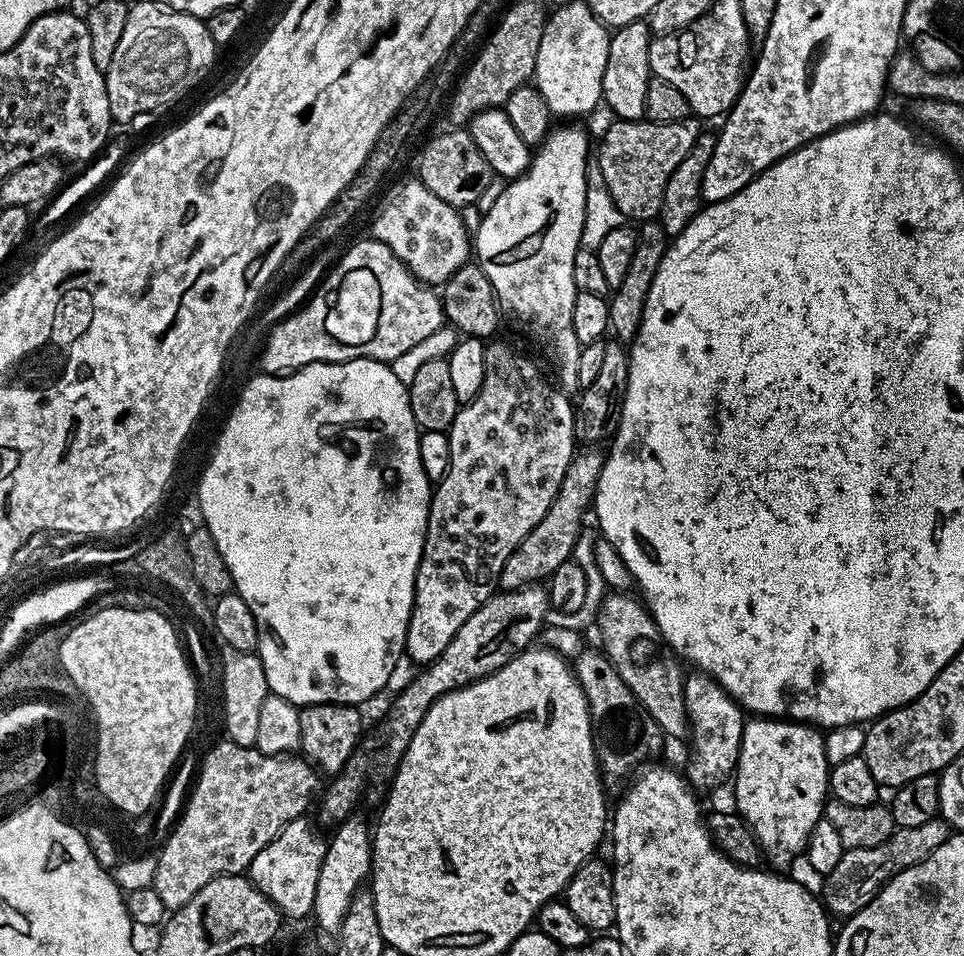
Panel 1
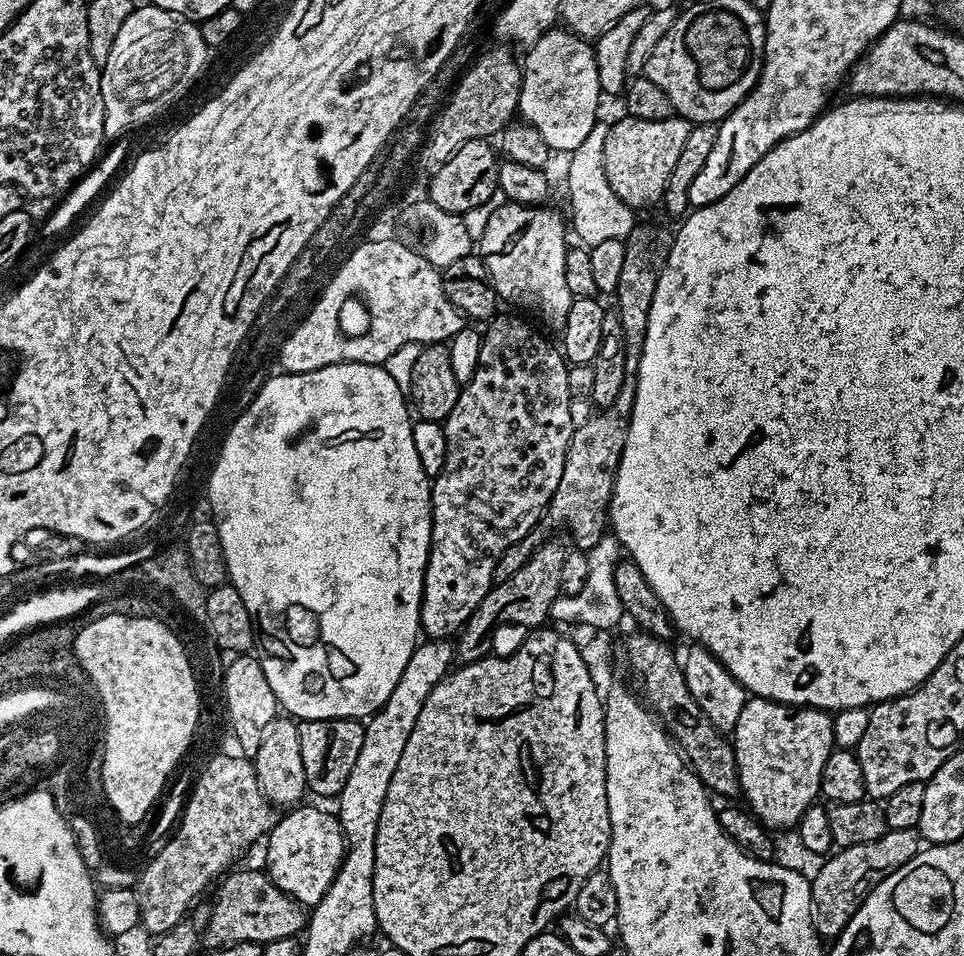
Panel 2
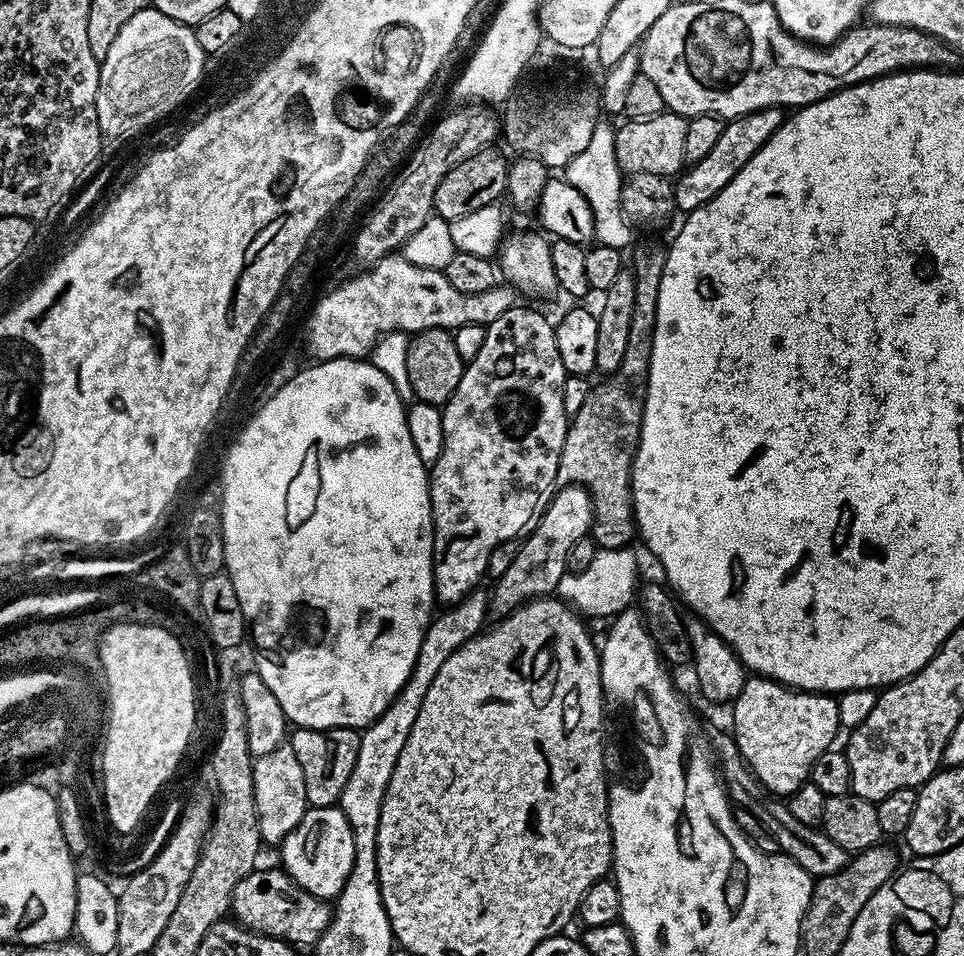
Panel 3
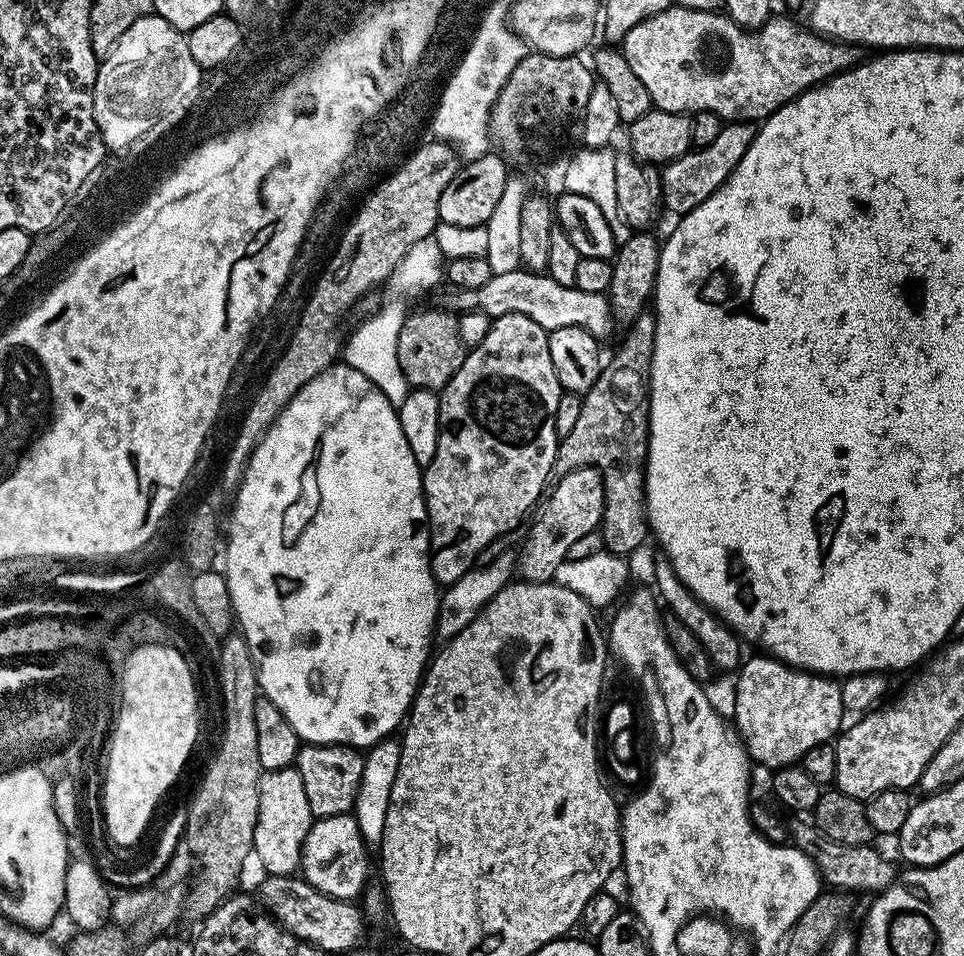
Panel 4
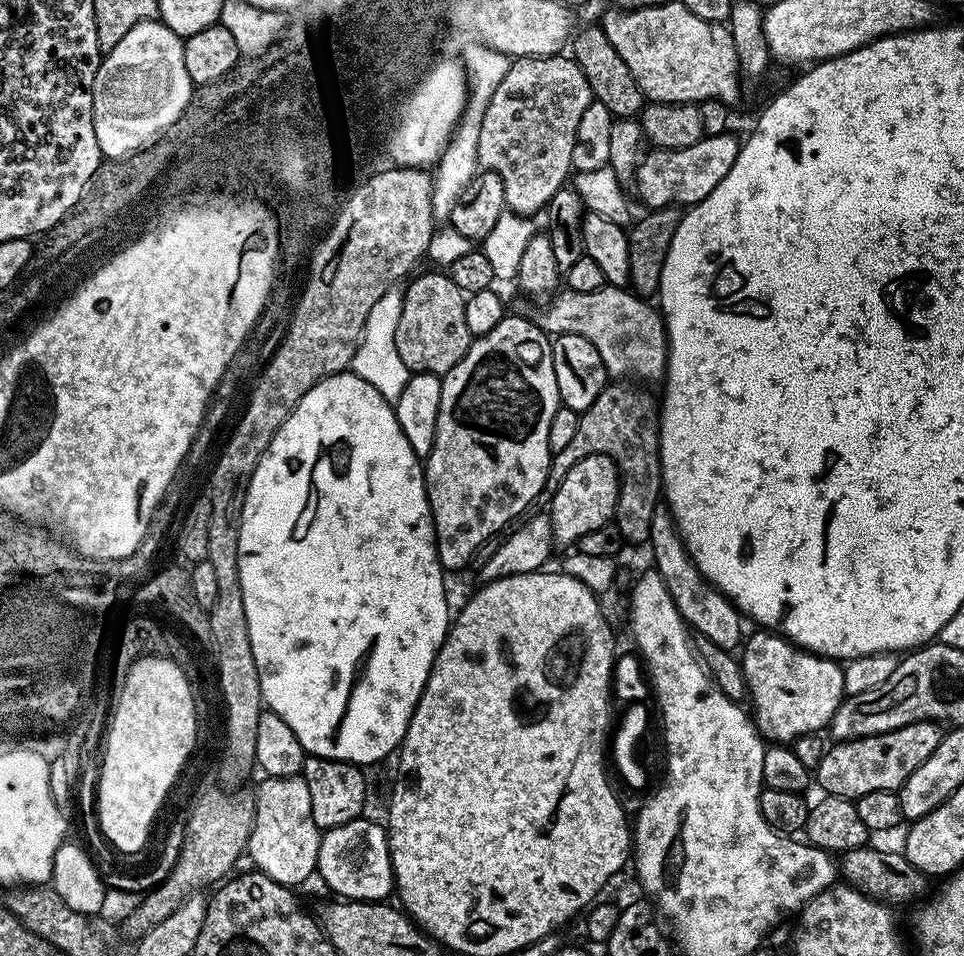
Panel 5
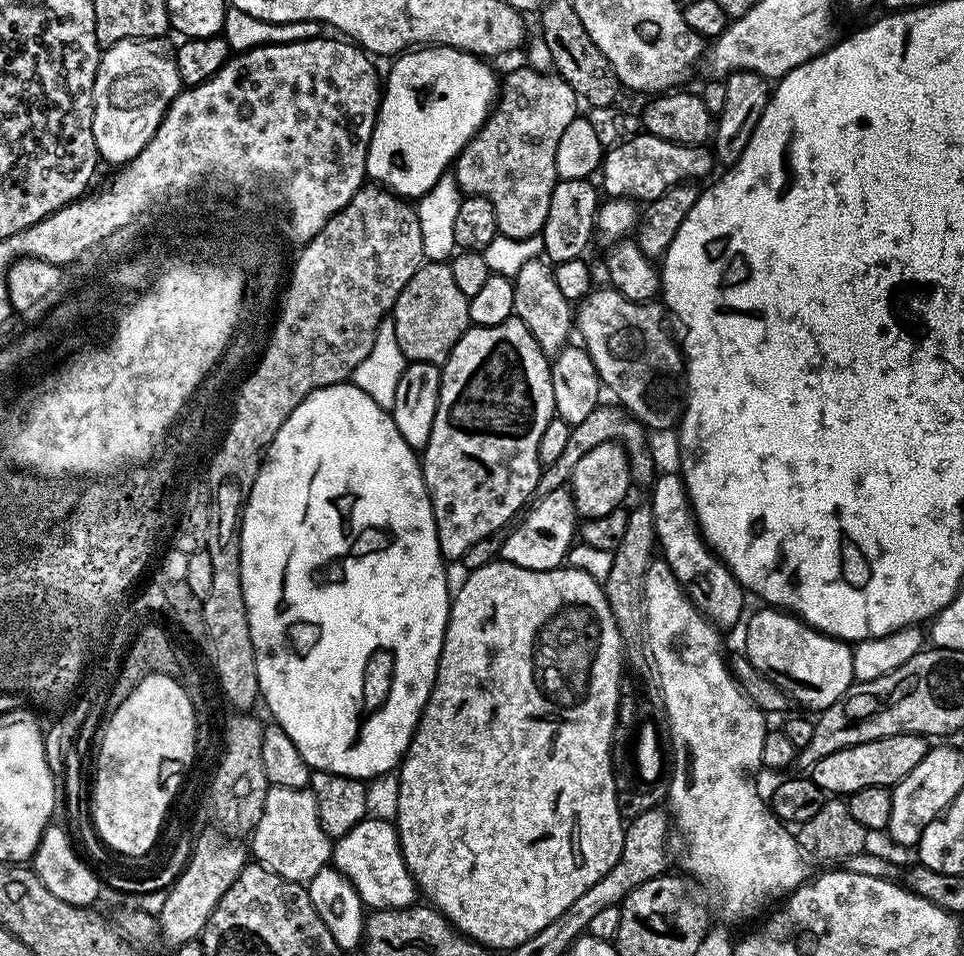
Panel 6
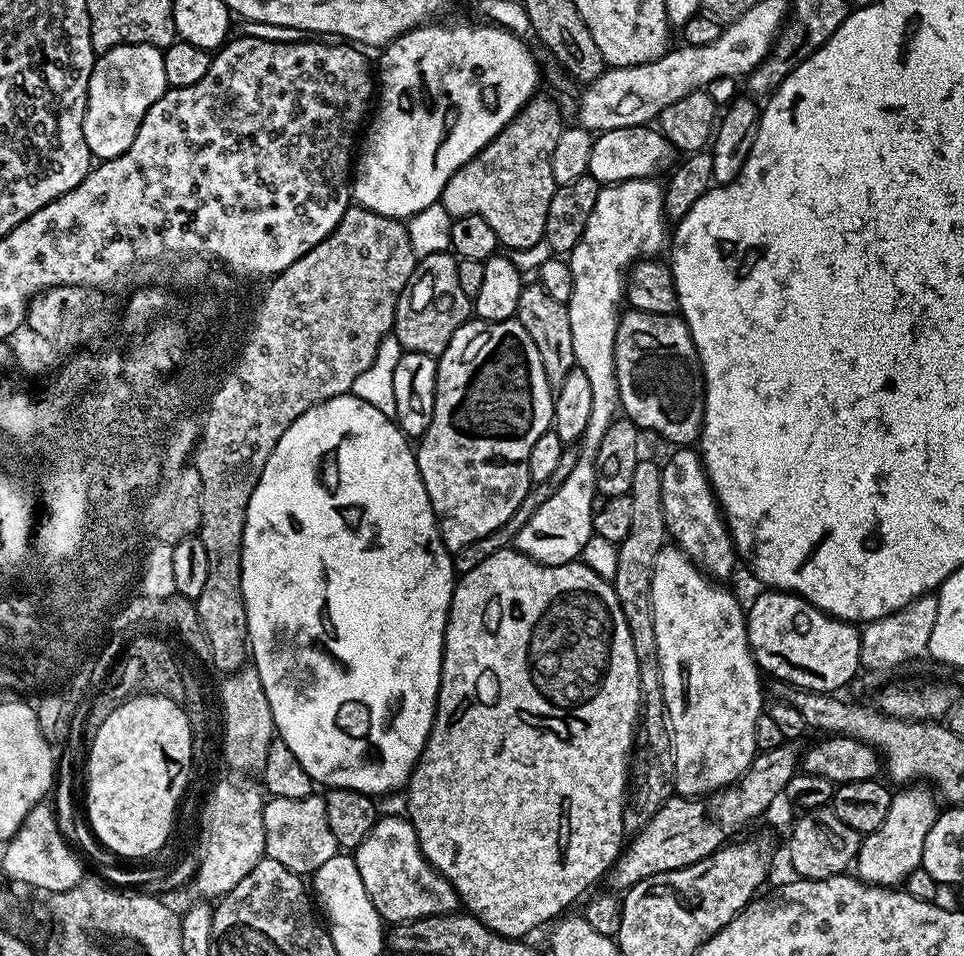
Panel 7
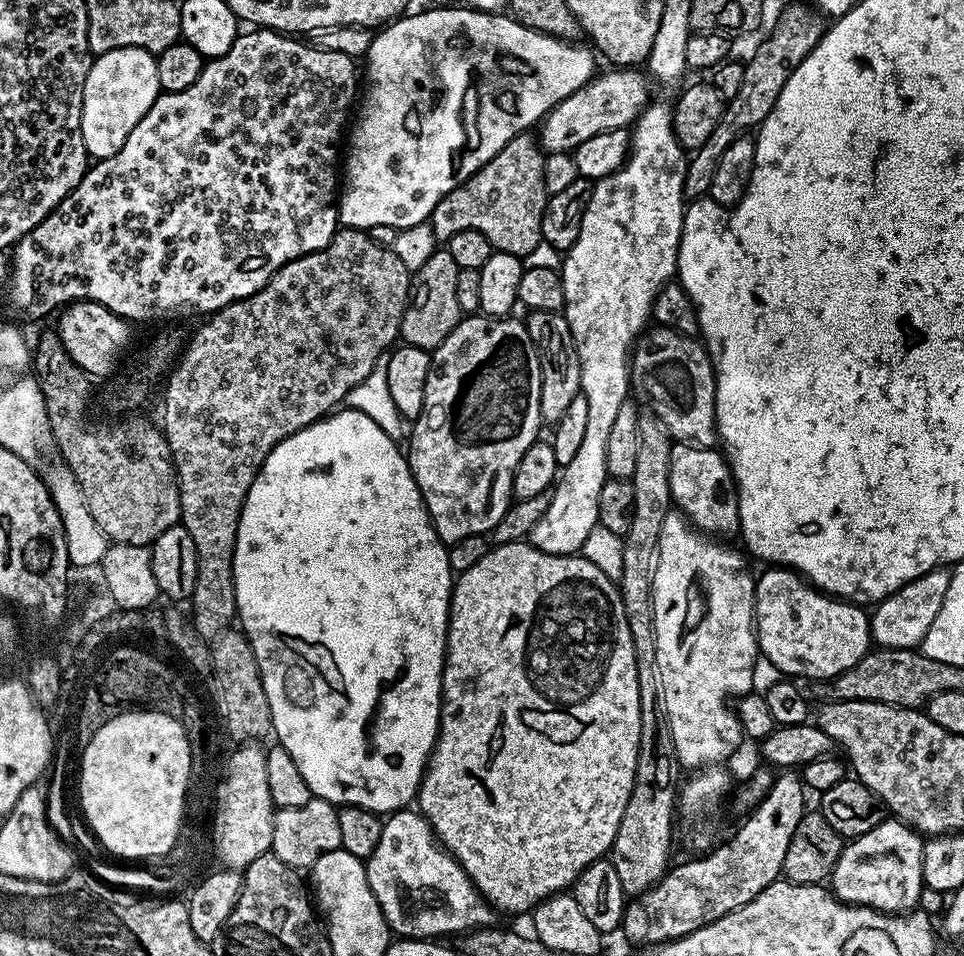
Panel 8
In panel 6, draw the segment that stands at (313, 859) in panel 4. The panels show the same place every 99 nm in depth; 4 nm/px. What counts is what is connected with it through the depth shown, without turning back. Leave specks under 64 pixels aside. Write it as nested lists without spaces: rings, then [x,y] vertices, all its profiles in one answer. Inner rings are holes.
[[[372,819],[358,821],[354,830],[333,843],[331,863],[358,890],[361,902],[369,909],[411,908],[417,903],[418,889],[404,861],[395,823],[391,819]]]

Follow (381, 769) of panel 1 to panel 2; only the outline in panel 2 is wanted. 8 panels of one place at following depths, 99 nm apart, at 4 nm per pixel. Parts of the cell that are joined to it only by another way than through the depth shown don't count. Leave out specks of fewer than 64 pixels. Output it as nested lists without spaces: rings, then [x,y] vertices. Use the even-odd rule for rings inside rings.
[[[555,538],[549,539],[541,544],[533,556],[523,561],[525,564],[521,568],[514,569],[501,584],[500,581],[493,583],[486,598],[482,598],[478,610],[474,610],[474,614],[458,633],[458,639],[454,644],[454,656],[460,664],[473,664],[476,660],[483,660],[493,651],[492,631],[499,624],[517,624],[520,628],[528,628],[524,630],[536,630],[549,619],[552,603],[561,595],[560,583],[565,551],[565,545],[560,545]]]

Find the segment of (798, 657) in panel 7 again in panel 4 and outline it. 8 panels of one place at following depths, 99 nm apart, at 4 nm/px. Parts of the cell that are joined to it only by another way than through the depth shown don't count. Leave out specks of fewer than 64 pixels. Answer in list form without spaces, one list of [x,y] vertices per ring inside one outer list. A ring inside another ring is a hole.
[[[759,655],[749,660],[747,657],[735,673],[734,727],[755,763],[757,760],[765,764],[768,770],[799,765],[806,750],[829,743],[841,731],[846,713],[842,706],[840,684],[827,676],[794,668],[774,656]]]

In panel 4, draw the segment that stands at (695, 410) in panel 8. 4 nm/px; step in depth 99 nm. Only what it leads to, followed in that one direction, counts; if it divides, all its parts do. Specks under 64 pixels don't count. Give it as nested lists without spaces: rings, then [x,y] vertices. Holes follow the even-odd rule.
[[[523,267],[511,270],[510,273],[493,275],[490,282],[486,282],[486,286],[479,290],[457,291],[455,295],[461,309],[479,309],[493,318],[511,312],[526,314],[526,318],[534,318],[534,322],[538,322],[538,326],[545,328],[548,333],[562,326],[582,326],[591,336],[605,338],[611,334],[614,325],[612,304],[605,293],[586,294],[586,290],[561,286],[547,274],[530,272]]]

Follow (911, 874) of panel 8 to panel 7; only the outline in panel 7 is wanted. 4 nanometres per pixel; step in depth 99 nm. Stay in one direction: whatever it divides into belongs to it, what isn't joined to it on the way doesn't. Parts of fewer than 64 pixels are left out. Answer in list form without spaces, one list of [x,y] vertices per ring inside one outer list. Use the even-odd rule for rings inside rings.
[[[906,786],[897,791],[890,802],[886,822],[882,822],[876,832],[867,833],[861,839],[860,852],[854,865],[855,875],[866,884],[903,885],[900,883],[912,871],[920,868],[922,846],[926,846],[926,834],[930,834],[930,826],[934,826],[938,815],[935,799],[937,800],[937,797],[924,786]]]

